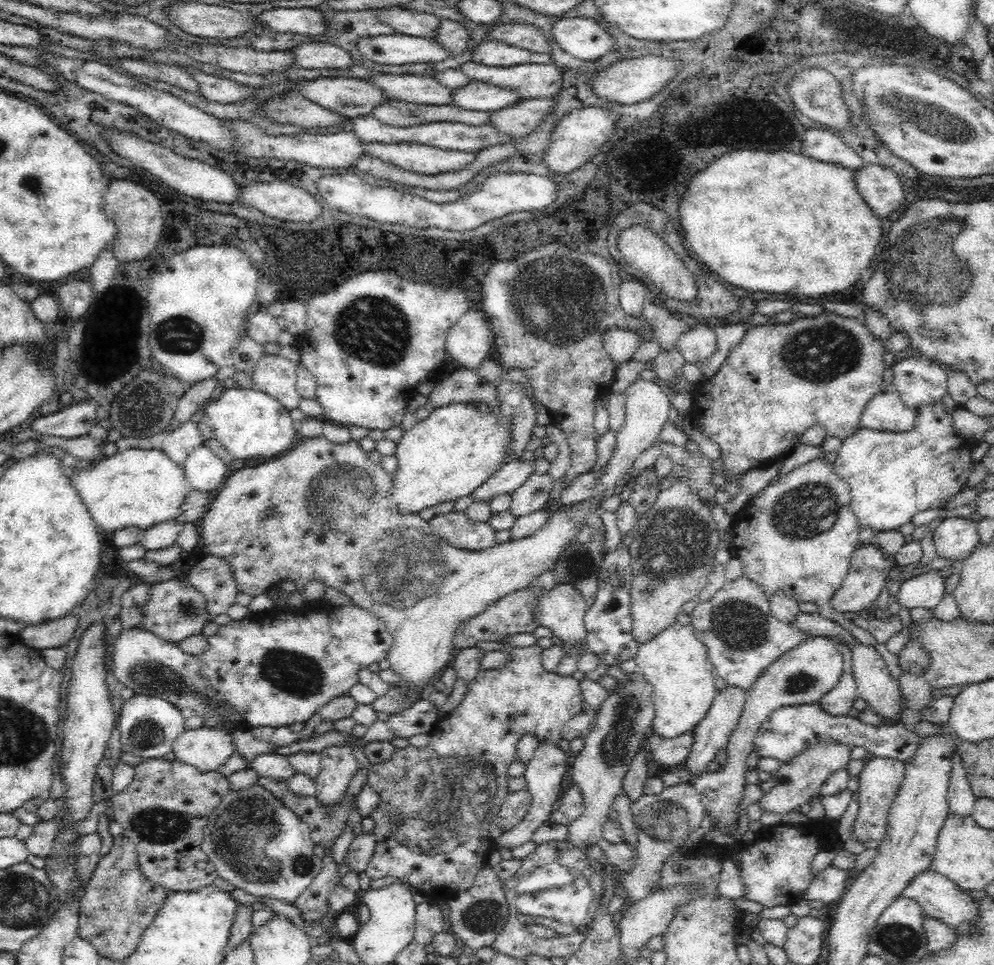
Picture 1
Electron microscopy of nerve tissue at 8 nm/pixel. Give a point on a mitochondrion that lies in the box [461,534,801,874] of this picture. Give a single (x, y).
(736, 626)

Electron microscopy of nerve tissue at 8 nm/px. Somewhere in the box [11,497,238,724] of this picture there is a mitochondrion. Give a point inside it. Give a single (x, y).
(152, 675)

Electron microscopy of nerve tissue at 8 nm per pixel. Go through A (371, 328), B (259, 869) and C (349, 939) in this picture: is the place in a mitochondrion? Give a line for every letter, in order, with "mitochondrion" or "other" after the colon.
A: mitochondrion
B: mitochondrion
C: other

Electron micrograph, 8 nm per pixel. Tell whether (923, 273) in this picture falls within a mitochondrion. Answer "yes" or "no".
yes

